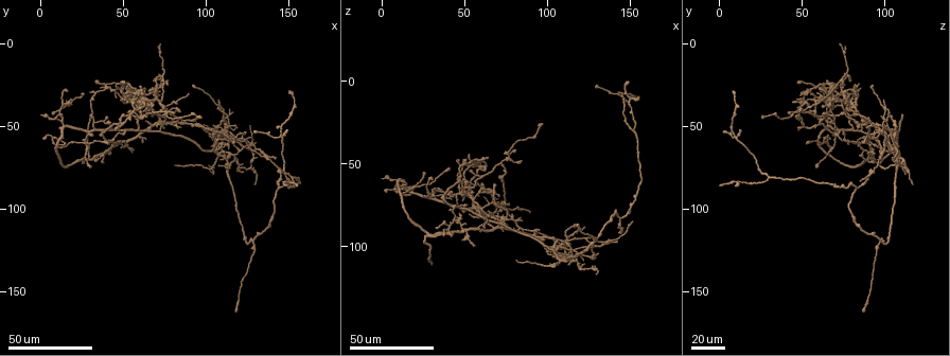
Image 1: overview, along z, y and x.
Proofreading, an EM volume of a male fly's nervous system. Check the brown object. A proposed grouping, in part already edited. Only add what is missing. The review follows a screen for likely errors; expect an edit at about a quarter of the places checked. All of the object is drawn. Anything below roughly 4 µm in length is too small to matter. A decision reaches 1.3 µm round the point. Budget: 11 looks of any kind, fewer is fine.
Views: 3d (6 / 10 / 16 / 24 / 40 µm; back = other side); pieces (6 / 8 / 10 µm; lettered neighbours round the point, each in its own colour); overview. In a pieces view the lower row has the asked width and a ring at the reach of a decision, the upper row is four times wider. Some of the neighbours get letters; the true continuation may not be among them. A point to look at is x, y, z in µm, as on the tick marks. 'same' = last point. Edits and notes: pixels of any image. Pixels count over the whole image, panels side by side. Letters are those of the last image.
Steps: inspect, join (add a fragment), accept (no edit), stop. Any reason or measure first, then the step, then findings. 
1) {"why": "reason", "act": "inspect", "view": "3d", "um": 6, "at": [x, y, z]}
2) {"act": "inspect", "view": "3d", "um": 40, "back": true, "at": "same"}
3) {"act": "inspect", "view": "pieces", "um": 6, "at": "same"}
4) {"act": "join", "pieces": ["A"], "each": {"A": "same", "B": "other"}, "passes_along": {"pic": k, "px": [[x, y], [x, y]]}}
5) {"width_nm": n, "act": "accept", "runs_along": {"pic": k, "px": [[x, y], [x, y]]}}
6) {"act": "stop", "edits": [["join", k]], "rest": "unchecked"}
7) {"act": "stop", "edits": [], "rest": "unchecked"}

{"why": "tapers out", "act": "inspect", "view": "3d", "um": 40, "at": [71, 35, 69]}

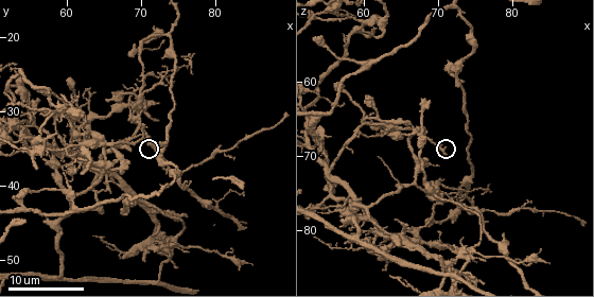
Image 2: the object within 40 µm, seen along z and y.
{"why": "zoom in", "act": "inspect", "view": "3d", "um": 10, "at": [71.0, 33.5, 69.5]}

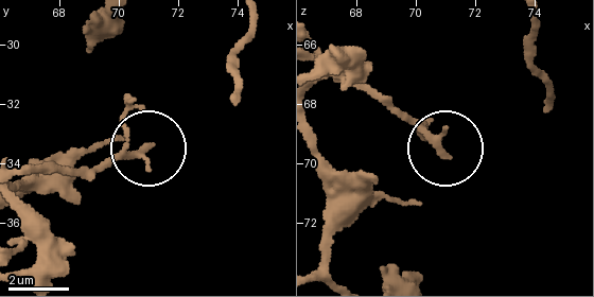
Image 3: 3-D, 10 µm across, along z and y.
{"act": "inspect", "view": "pieces", "um": 10, "at": [71.1, 33.4, 69.8]}

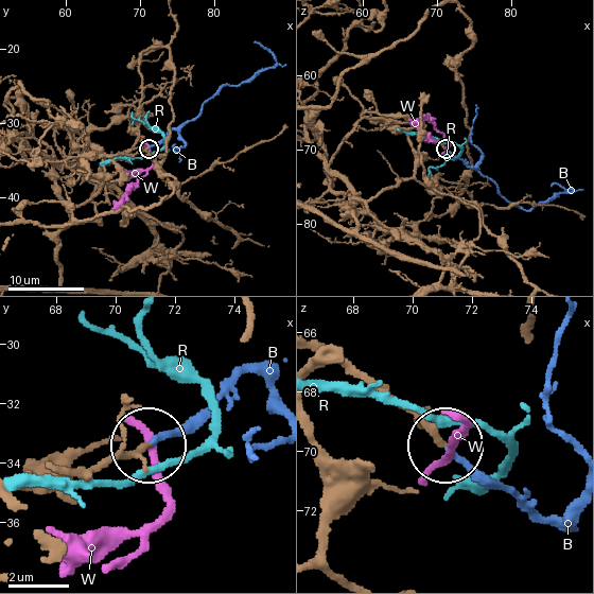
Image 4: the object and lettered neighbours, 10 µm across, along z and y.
{"width_nm": 130, "act": "join", "pieces": ["B"], "each": {"B": "same", "R": "other", "W": "other"}, "passes_along": {"pic": 4, "px": [[65, 468], [101, 468], [176, 433], [238, 377]]}, "found": "the neuron continues"}

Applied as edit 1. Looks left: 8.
{"act": "inspect", "view": "overview"}

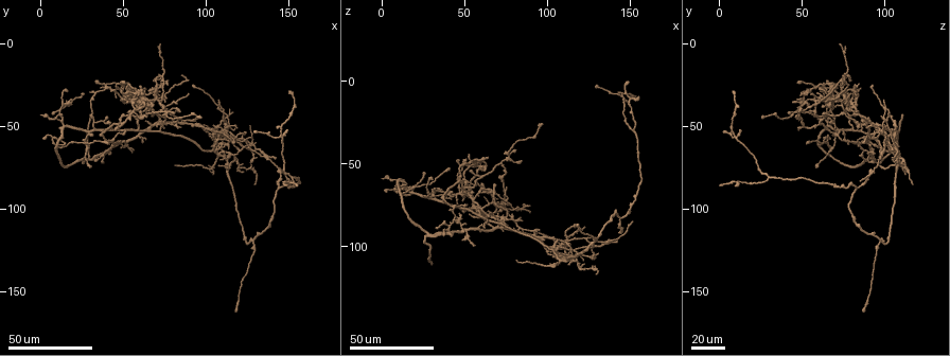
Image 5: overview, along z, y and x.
{"why": "branch stops here", "act": "inspect", "view": "3d", "um": 24, "at": [70, 49, 84]}

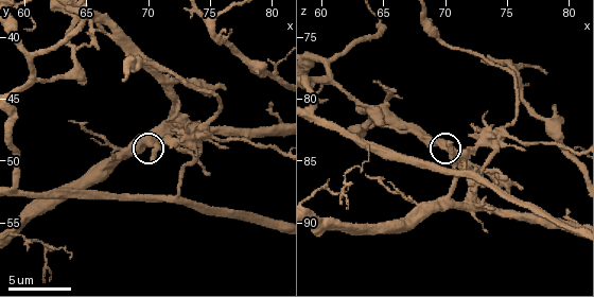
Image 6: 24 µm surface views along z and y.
{"why": "closer look", "act": "inspect", "view": "3d", "um": 10, "at": [70.6, 50.0, 83.6]}

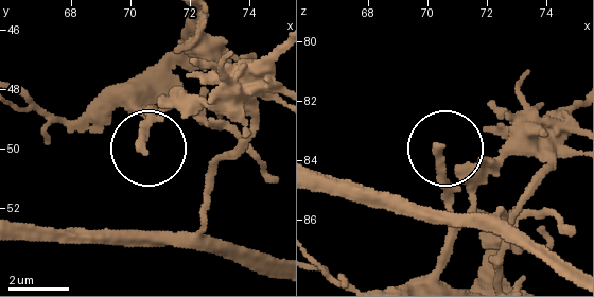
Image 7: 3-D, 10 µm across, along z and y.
{"act": "inspect", "view": "pieces", "um": 8, "at": [70.3, 50.1, 83.5]}

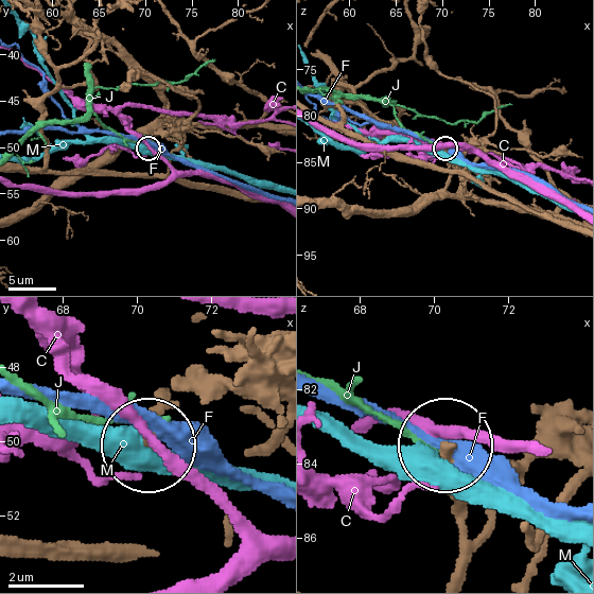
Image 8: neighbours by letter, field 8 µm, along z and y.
{"act": "accept", "each": {"C": "other", "F": "other", "J": "other", "M": "other"}, "found": "no lettered fragment goes on from it"}

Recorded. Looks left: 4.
{"why": "an open end", "act": "inspect", "view": "3d", "um": 24, "at": [48, 30, 60]}

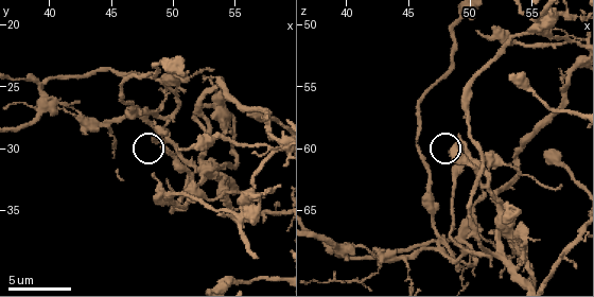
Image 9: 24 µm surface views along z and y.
{"act": "inspect", "view": "pieces", "um": 6, "at": [49.0, 29.8, 59.2]}

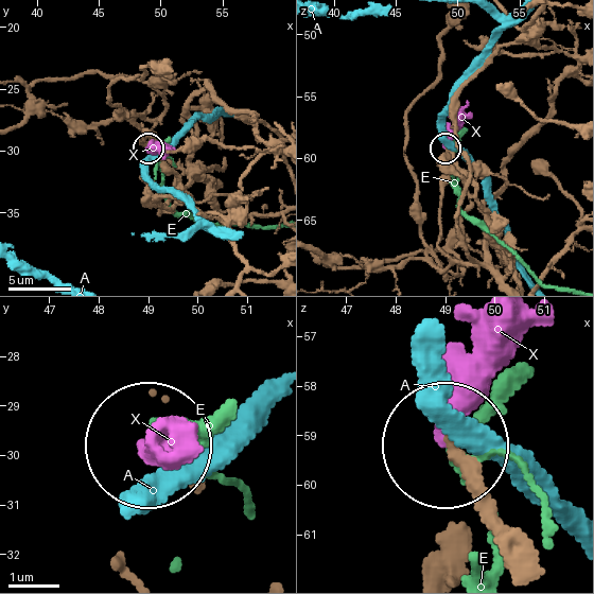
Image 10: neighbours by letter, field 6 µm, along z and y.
{"act": "join", "pieces": ["X"], "each": {"A": "other", "E": "other", "X": "same"}, "found": "it goes on there"}

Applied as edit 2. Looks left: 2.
{"why": "an open end", "act": "inspect", "view": "3d", "um": 24, "at": [119, 72, 111]}

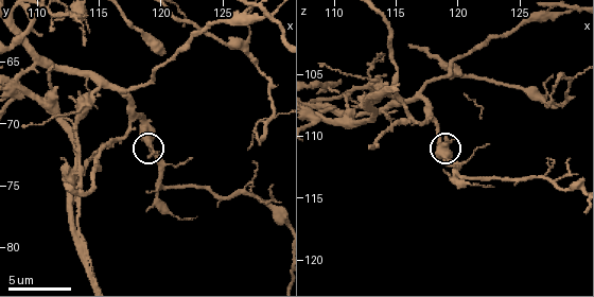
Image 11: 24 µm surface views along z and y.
{"act": "inspect", "view": "pieces", "um": 10, "at": [118.8, 72.6, 110.2]}

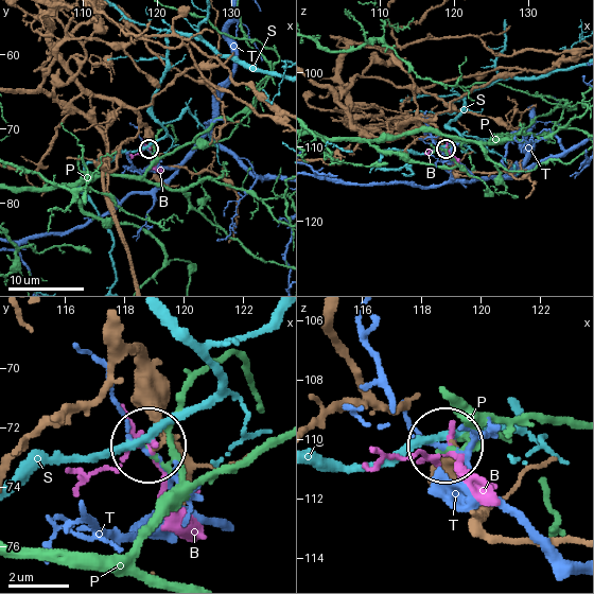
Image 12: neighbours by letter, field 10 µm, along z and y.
{"act": "accept", "each": {"B": "other", "P": "other", "S": "other", "T": "other"}, "runs_along": {"pic": 12, "px": [[108, 322], [141, 361], [154, 441]]}, "found": "none of them fits"}

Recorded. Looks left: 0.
{"act": "stop", "edits": [["join", 4], ["join", 10]], "rest": "unchecked"}

